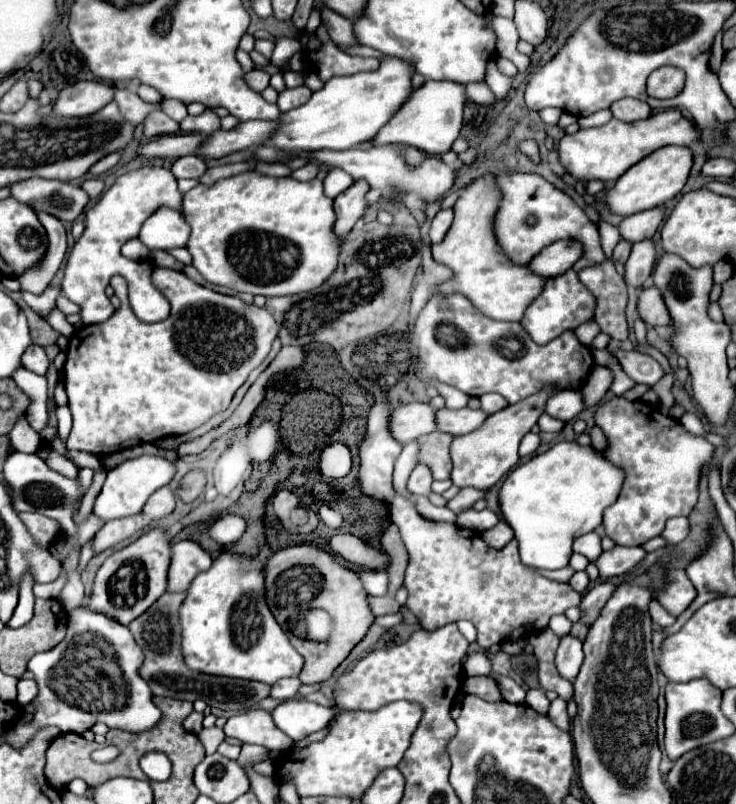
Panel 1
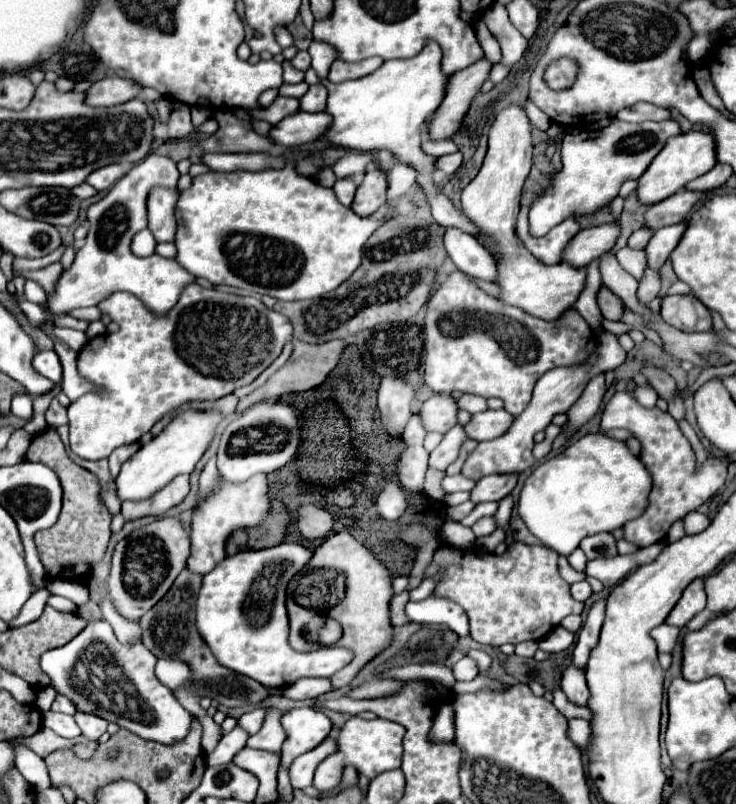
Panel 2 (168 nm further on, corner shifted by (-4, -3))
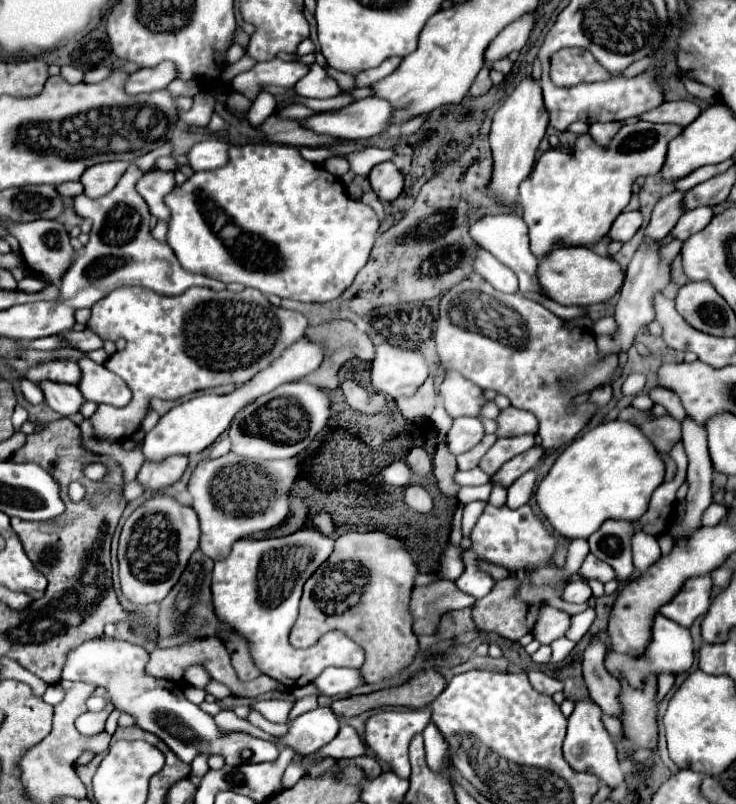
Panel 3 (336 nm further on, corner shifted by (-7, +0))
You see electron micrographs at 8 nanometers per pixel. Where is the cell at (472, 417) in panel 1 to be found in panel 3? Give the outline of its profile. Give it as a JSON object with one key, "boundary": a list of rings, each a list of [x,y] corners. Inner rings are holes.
{"boundary":[[[508,406],[504,410],[500,410],[498,418],[496,418],[498,430],[496,436],[520,436],[520,434],[536,434],[538,432],[538,422],[534,418],[534,414]]]}

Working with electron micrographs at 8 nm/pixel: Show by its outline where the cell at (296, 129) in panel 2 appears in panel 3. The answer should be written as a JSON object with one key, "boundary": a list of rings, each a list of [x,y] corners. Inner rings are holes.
{"boundary":[[[364,98],[344,108],[318,112],[300,120],[302,128],[338,140],[366,140],[388,128],[392,106],[382,98]]]}

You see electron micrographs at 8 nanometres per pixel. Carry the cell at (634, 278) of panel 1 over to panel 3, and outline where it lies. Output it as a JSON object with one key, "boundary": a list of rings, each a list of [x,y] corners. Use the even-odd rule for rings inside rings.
{"boundary":[[[702,206],[702,208],[696,208],[696,210],[688,210],[676,222],[676,226],[672,228],[670,236],[680,240],[680,242],[686,242],[692,234],[700,232],[712,220],[712,216],[714,216],[714,212],[708,206]]]}

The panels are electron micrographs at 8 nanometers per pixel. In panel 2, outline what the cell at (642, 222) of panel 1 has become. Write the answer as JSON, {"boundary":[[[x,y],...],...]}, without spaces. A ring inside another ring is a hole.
{"boundary":[[[677,191],[675,195],[655,203],[649,207],[649,211],[645,213],[645,227],[657,231],[661,227],[667,225],[675,225],[687,219],[687,215],[691,213],[693,205],[705,195],[707,191]]]}

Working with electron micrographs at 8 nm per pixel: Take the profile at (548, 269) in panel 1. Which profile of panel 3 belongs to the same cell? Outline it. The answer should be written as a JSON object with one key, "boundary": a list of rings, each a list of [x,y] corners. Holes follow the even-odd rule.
{"boundary":[[[638,210],[636,212],[622,212],[614,220],[614,224],[608,232],[608,238],[614,242],[628,242],[640,226],[642,226],[642,214]]]}

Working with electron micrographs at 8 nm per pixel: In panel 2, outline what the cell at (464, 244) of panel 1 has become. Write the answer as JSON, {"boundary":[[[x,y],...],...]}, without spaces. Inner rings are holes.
{"boundary":[[[509,105],[499,111],[489,129],[489,149],[483,167],[477,177],[465,187],[461,195],[461,209],[485,235],[499,243],[497,285],[501,287],[501,301],[521,307],[535,317],[553,321],[559,319],[563,311],[575,305],[577,297],[585,289],[587,267],[573,267],[569,263],[545,265],[525,249],[515,233],[521,189],[531,171],[531,151],[531,121],[525,109],[519,105]]]}

